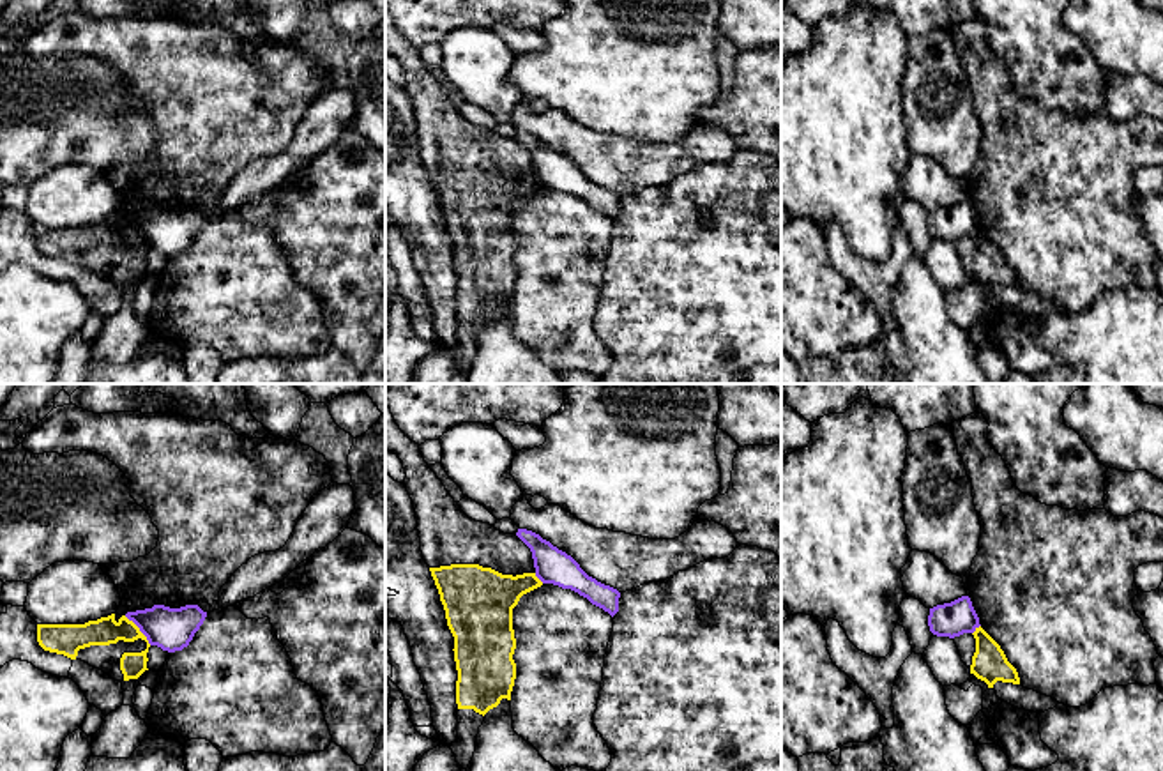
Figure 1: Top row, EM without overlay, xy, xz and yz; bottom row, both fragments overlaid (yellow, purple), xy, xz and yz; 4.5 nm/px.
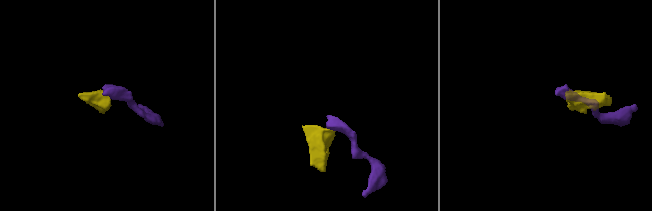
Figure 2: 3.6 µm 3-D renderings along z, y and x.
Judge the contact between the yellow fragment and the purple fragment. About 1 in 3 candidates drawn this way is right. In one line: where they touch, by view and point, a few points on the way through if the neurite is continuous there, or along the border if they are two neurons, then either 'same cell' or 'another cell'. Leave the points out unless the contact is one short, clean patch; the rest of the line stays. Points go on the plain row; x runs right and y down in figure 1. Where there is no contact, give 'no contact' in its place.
contact xy (138, 234); border xy (124, 220), (151, 248); another cell

